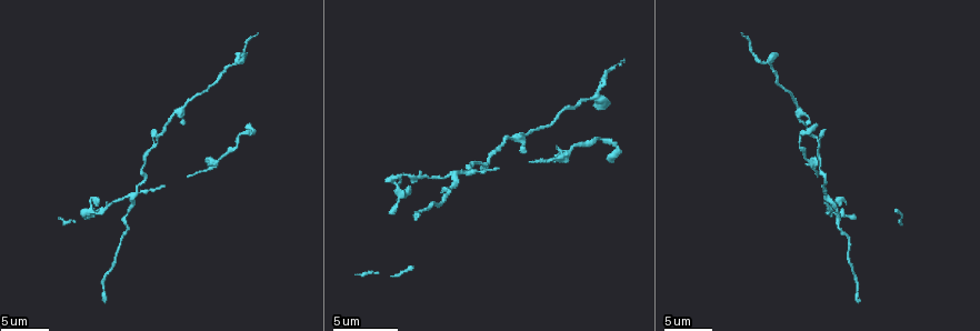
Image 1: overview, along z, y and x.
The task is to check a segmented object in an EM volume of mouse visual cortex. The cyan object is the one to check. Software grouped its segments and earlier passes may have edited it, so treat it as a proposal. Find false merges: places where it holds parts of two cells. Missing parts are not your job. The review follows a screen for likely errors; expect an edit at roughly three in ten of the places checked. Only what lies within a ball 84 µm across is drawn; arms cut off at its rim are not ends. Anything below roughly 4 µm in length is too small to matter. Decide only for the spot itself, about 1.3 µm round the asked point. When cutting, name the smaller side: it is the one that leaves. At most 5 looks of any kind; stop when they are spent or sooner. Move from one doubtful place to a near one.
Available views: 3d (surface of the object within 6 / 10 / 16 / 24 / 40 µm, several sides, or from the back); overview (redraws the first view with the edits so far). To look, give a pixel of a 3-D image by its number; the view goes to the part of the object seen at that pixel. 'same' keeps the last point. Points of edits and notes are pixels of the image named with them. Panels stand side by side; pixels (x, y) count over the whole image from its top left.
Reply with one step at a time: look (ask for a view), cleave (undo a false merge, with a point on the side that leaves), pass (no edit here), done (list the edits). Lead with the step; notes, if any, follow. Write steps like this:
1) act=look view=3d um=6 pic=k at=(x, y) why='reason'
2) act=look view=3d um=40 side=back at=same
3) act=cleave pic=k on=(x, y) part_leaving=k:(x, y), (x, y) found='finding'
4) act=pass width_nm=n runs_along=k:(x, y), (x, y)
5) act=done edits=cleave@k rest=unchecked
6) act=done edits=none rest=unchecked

act=look view=3d um=10 pic=1 at=(814, 172) why='sudden change in width'

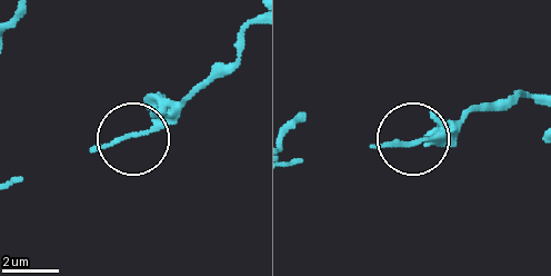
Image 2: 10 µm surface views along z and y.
act=pass found='one cell here'

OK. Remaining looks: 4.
act=look view=3d um=10 pic=1 at=(464, 172) why='two arms in line, one across'

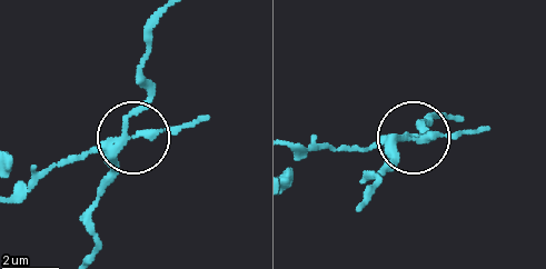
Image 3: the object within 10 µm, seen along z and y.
act=look view=3d um=6 pic=3 at=(409, 139) why='zoom in'

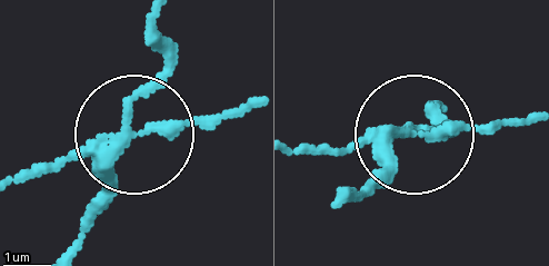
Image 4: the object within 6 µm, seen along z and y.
act=pass side_arm_um=16 runs_along=4:(161, 18), (161, 66), (130, 134), (18, 169) found='continuous, no second cell'

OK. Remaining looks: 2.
act=look view=3d um=6 pic=1 at=(602, 83) why='calibre changes'

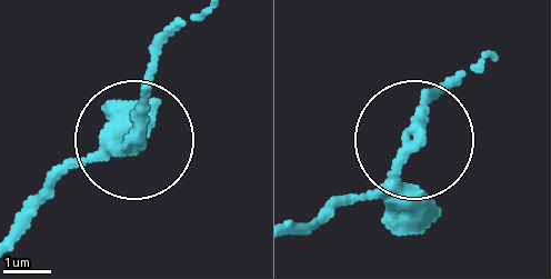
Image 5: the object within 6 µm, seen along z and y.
act=pass runs_along=5:(14, 229), (86, 158), (130, 133), (153, 42) found='all the same cell'

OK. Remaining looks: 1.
act=done edits=none rest=unchecked

